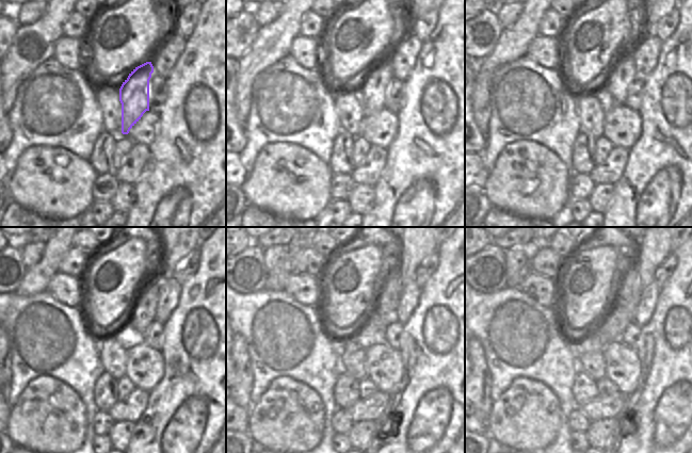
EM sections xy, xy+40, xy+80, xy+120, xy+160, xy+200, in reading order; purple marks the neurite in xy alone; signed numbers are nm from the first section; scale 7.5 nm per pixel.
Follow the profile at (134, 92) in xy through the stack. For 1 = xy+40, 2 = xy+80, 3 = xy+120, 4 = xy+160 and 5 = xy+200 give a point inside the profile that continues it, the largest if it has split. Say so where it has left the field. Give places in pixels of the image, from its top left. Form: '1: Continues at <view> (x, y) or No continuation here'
1: Continues at xy+40 (373, 89)
2: Continues at xy+80 (623, 74)
3: Continues at xy+120 (143, 313)
4: Continues at xy+160 (387, 301)
5: Continues at xy+200 (629, 288).

